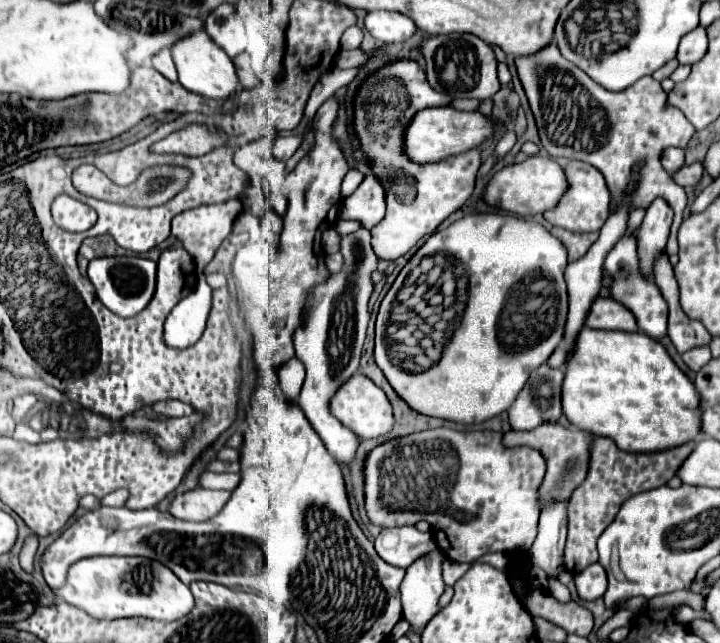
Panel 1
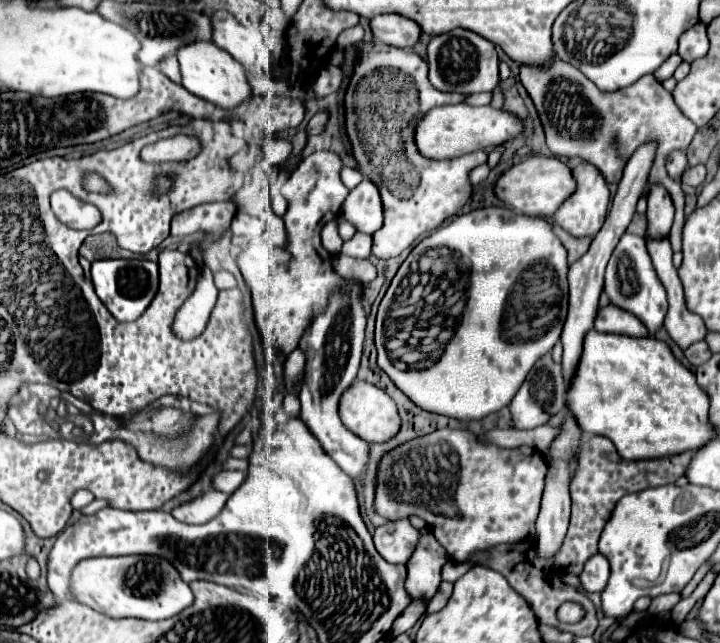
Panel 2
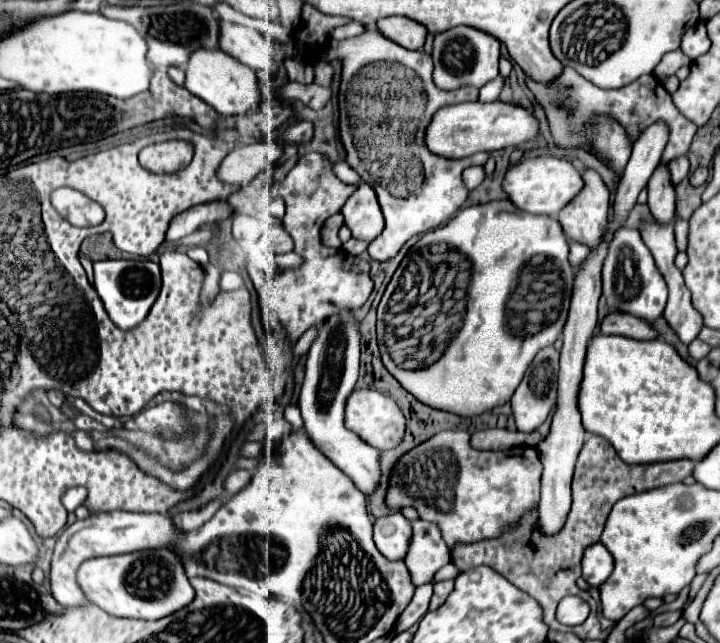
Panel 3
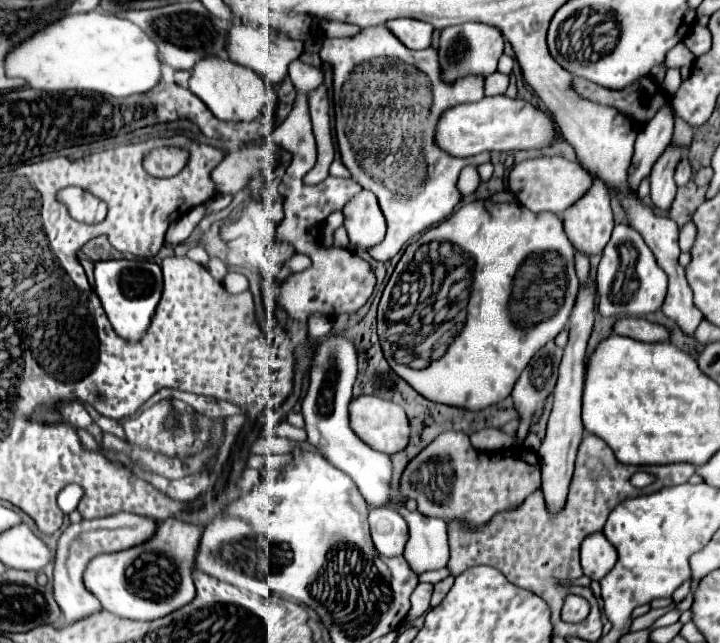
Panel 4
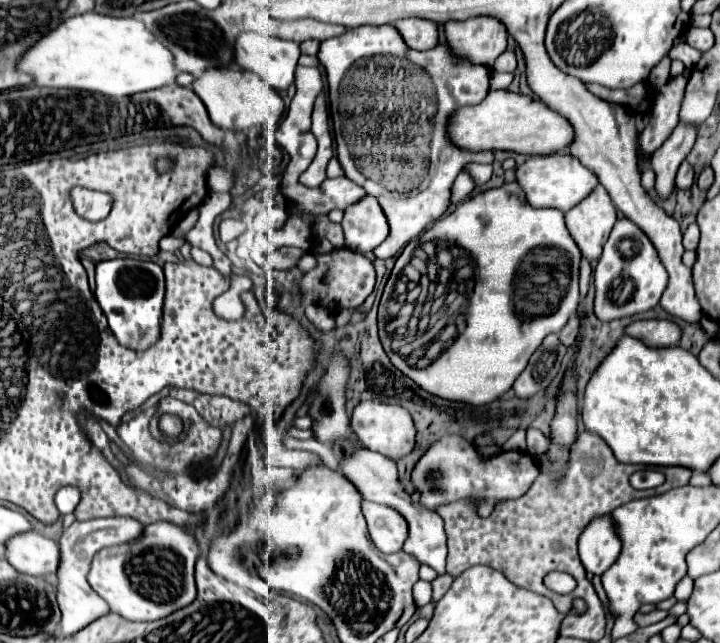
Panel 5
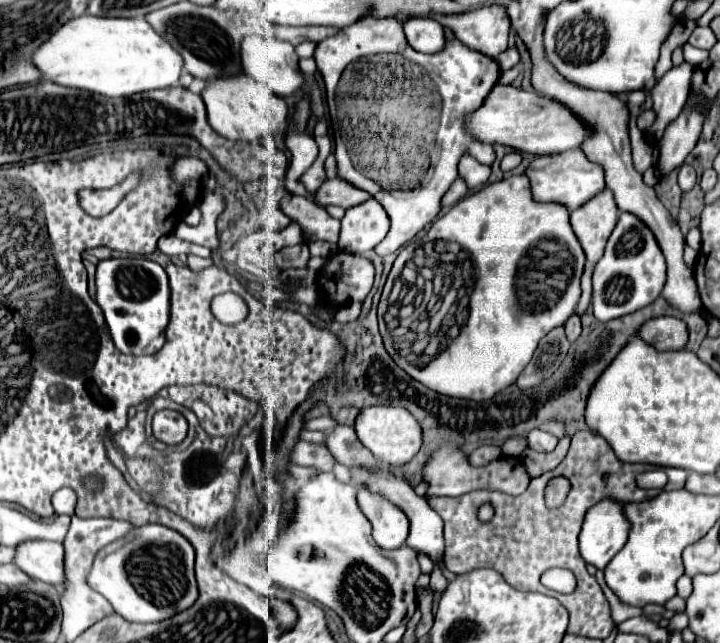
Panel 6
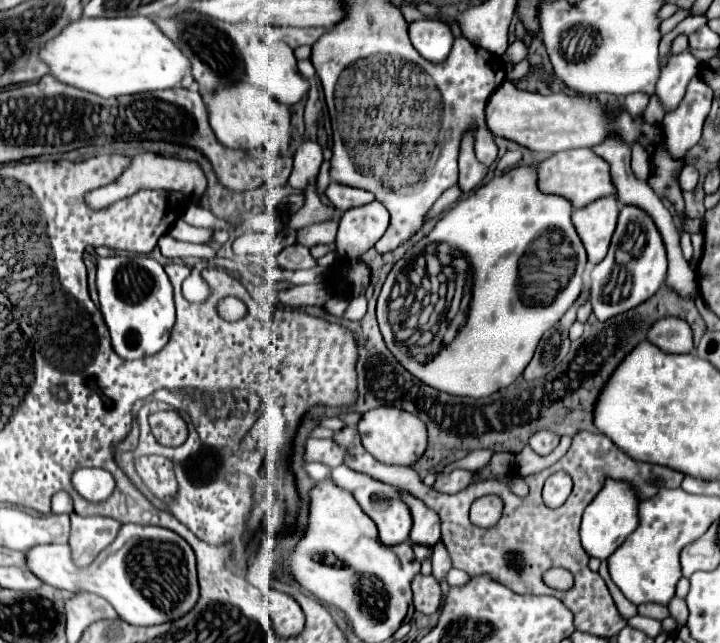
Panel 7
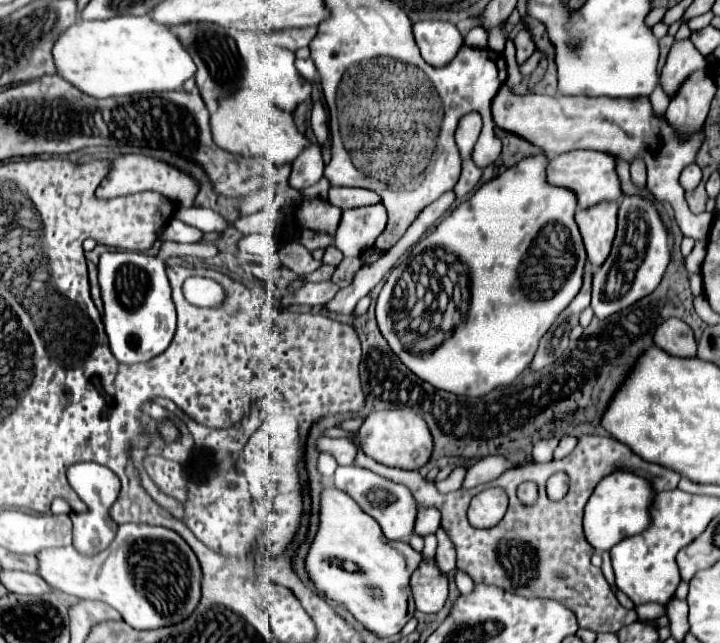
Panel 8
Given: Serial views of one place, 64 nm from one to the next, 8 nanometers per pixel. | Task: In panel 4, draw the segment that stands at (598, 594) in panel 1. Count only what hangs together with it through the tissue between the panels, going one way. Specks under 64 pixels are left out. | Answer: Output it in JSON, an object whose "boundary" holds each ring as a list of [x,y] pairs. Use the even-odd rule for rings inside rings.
{"boundary":[[[602,532],[592,534],[582,544],[582,570],[590,580],[602,580],[616,564],[616,550],[608,546]]]}

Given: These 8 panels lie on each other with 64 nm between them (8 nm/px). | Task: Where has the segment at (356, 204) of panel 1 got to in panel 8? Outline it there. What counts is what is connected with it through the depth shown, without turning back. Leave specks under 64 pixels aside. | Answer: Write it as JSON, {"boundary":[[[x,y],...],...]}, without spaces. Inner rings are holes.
{"boundary":[[[382,204],[344,210],[334,236],[334,244],[346,258],[356,258],[366,252],[366,248],[374,246],[384,228],[386,208]]]}

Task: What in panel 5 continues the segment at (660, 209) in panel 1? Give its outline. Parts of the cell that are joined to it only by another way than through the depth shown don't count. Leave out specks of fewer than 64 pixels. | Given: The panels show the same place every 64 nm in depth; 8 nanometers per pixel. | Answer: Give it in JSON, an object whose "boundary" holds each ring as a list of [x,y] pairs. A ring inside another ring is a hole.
{"boundary":[[[680,122],[676,126],[676,132],[662,144],[660,150],[650,160],[650,168],[656,172],[656,194],[658,198],[666,200],[674,190],[674,176],[682,160],[688,156],[696,140],[696,126]]]}

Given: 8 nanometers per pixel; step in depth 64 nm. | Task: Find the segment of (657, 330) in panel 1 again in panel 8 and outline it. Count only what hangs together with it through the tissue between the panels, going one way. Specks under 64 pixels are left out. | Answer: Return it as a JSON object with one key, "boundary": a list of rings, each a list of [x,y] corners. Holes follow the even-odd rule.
{"boundary":[[[624,196],[622,202],[620,202],[618,232],[616,232],[616,238],[614,238],[614,244],[612,244],[612,252],[606,258],[606,262],[592,276],[592,310],[594,310],[594,316],[604,320],[604,318],[628,308],[630,304],[642,300],[644,296],[652,294],[656,290],[656,286],[660,284],[668,262],[670,262],[668,232],[666,232],[664,222],[656,214],[656,206],[650,200],[644,200],[640,196],[632,196],[632,198]]]}

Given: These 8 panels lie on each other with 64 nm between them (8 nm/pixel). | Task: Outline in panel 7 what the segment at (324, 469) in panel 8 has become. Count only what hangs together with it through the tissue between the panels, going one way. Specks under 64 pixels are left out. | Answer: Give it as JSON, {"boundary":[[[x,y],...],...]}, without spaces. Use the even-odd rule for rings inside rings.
{"boundary":[[[314,462],[314,464],[306,464],[306,466],[304,466],[304,470],[306,470],[306,474],[308,474],[314,482],[328,478],[328,476],[330,476],[330,472],[332,472],[330,468],[326,468],[326,470],[324,470],[324,464],[316,464],[316,462]]]}

